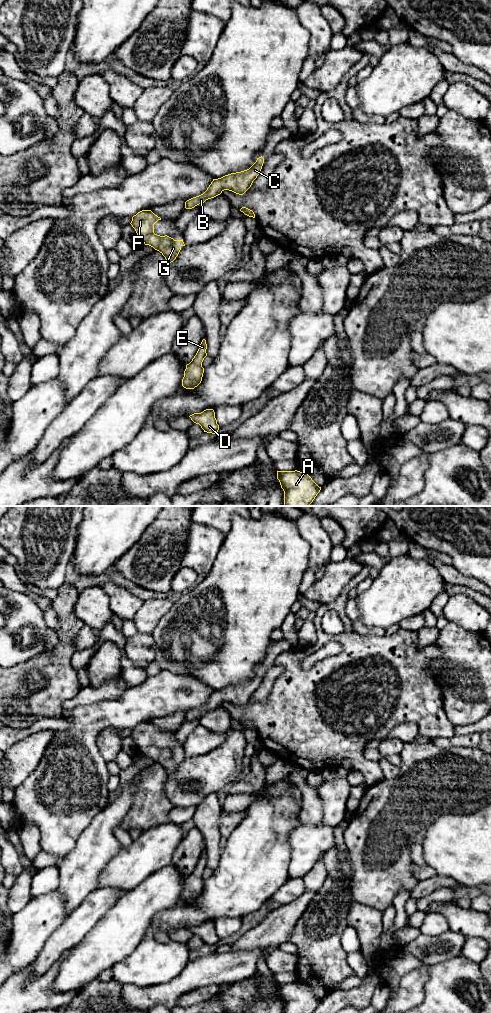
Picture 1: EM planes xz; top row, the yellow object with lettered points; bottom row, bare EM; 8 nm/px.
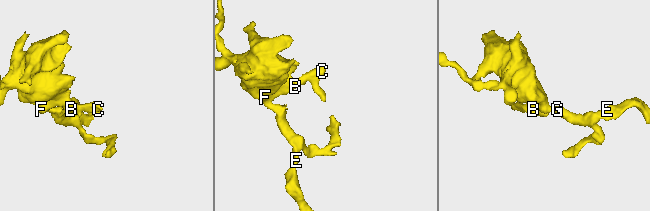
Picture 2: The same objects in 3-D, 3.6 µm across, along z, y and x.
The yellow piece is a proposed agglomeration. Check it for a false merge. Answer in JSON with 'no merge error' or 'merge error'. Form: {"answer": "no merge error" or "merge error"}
{"answer": "no merge error"}

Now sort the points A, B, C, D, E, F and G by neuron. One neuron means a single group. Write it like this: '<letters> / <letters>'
A B C D E F G

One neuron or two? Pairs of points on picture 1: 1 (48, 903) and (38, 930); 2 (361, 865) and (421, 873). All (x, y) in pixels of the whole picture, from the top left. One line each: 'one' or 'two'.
1: one
2: two

